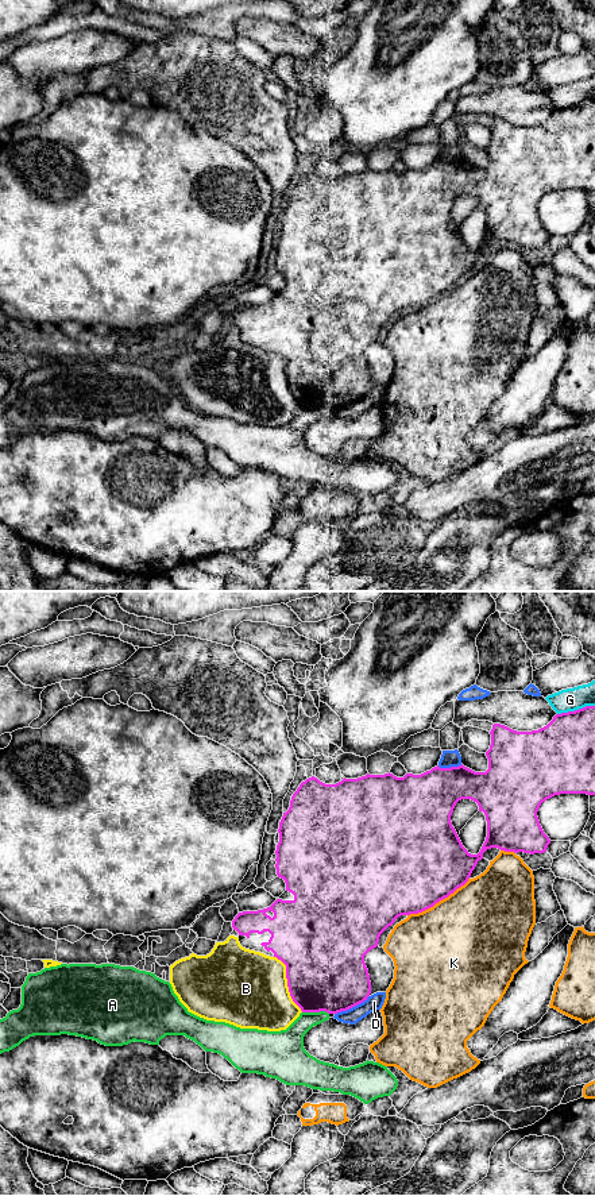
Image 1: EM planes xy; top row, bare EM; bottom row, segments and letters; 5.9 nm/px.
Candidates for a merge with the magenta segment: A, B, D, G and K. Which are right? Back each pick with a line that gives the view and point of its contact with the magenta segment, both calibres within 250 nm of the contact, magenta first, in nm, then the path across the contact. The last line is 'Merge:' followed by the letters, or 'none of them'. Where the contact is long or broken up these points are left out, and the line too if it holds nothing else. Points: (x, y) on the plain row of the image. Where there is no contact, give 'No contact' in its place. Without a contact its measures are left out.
K: Touches magenta at xy (439, 296). Thickness 500 nm (magenta) against 500 nm
Merge: K

